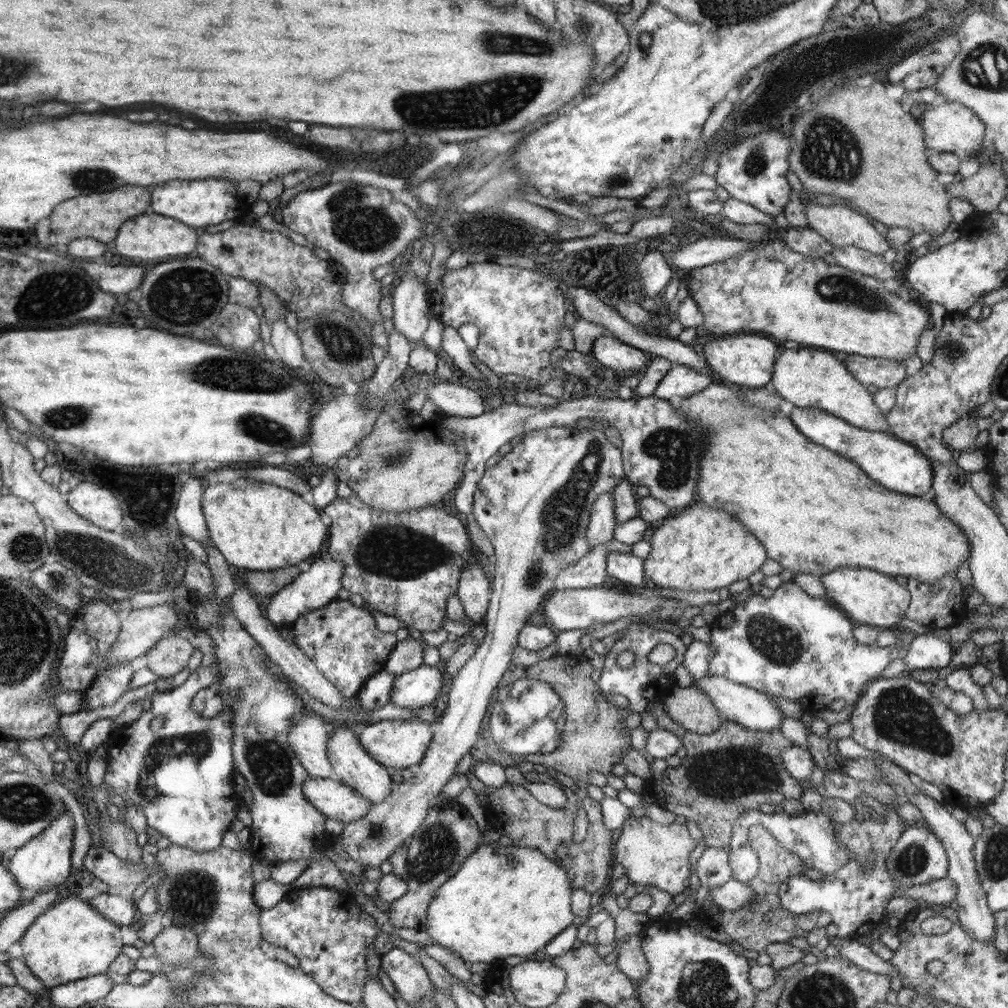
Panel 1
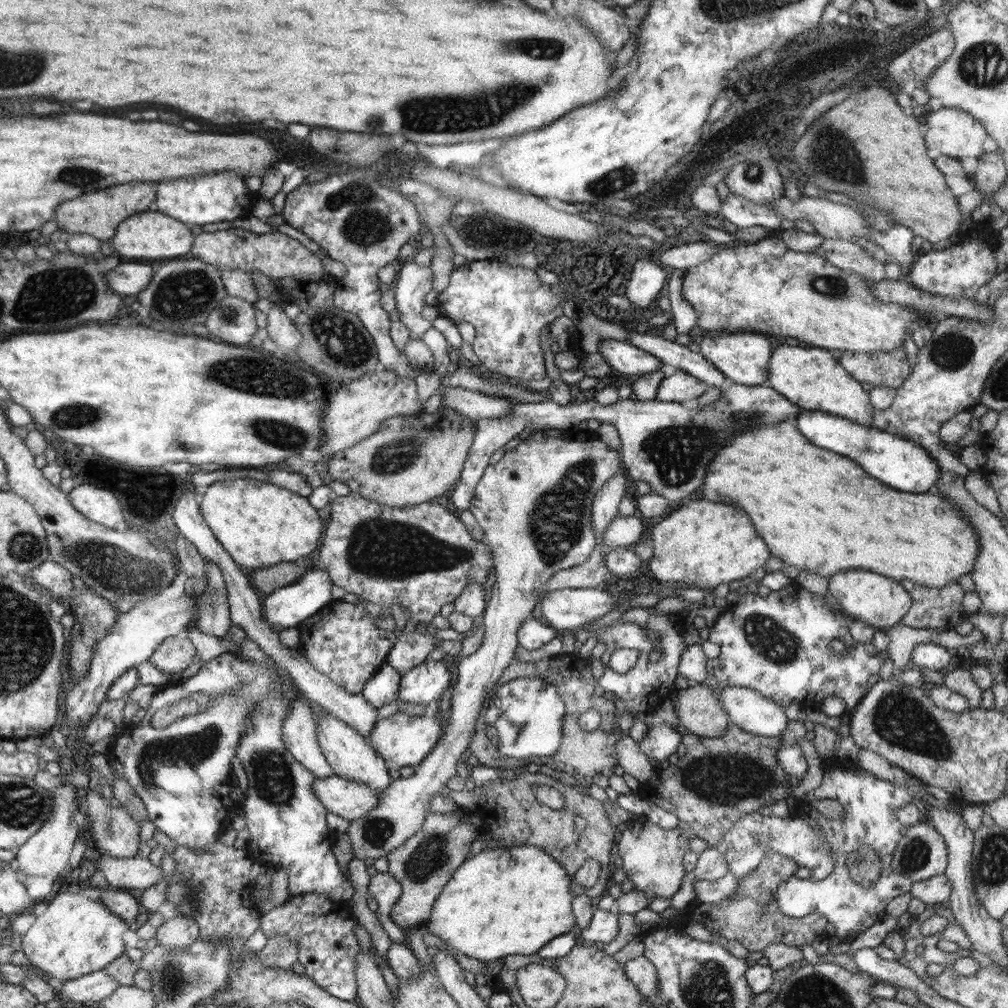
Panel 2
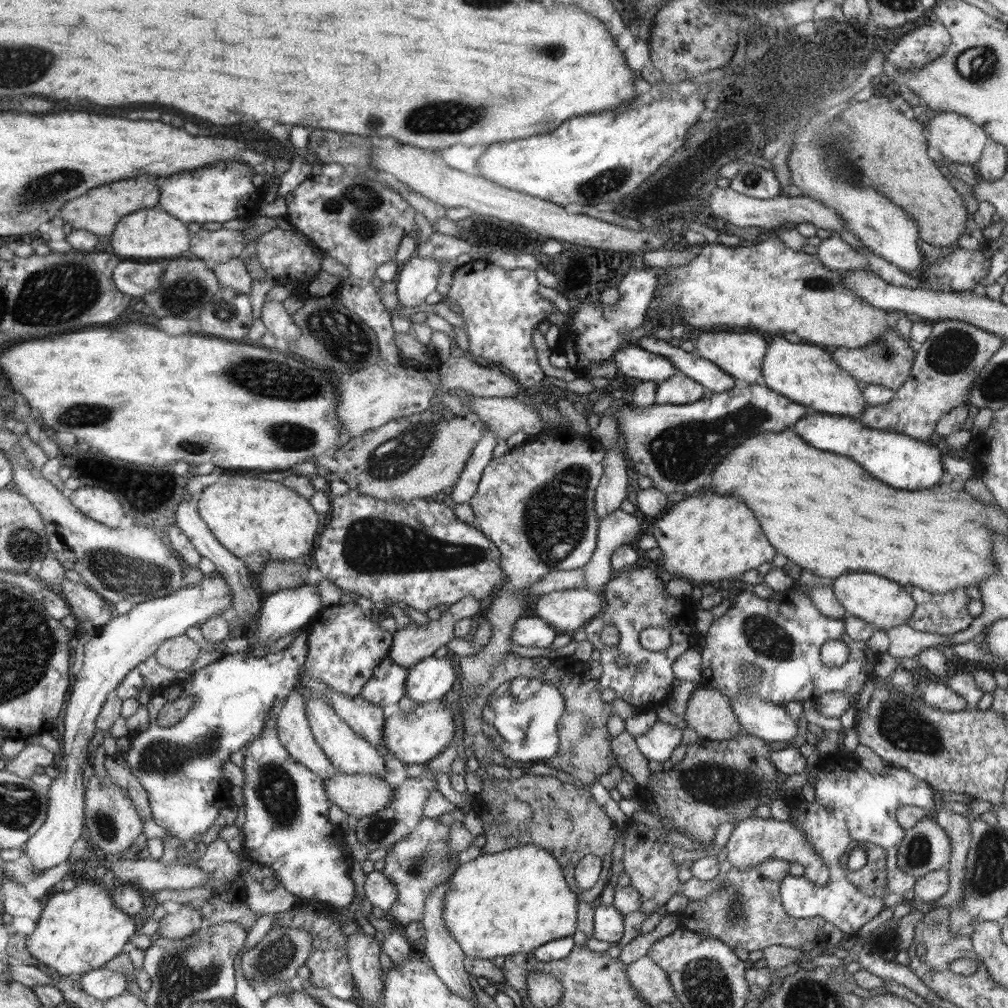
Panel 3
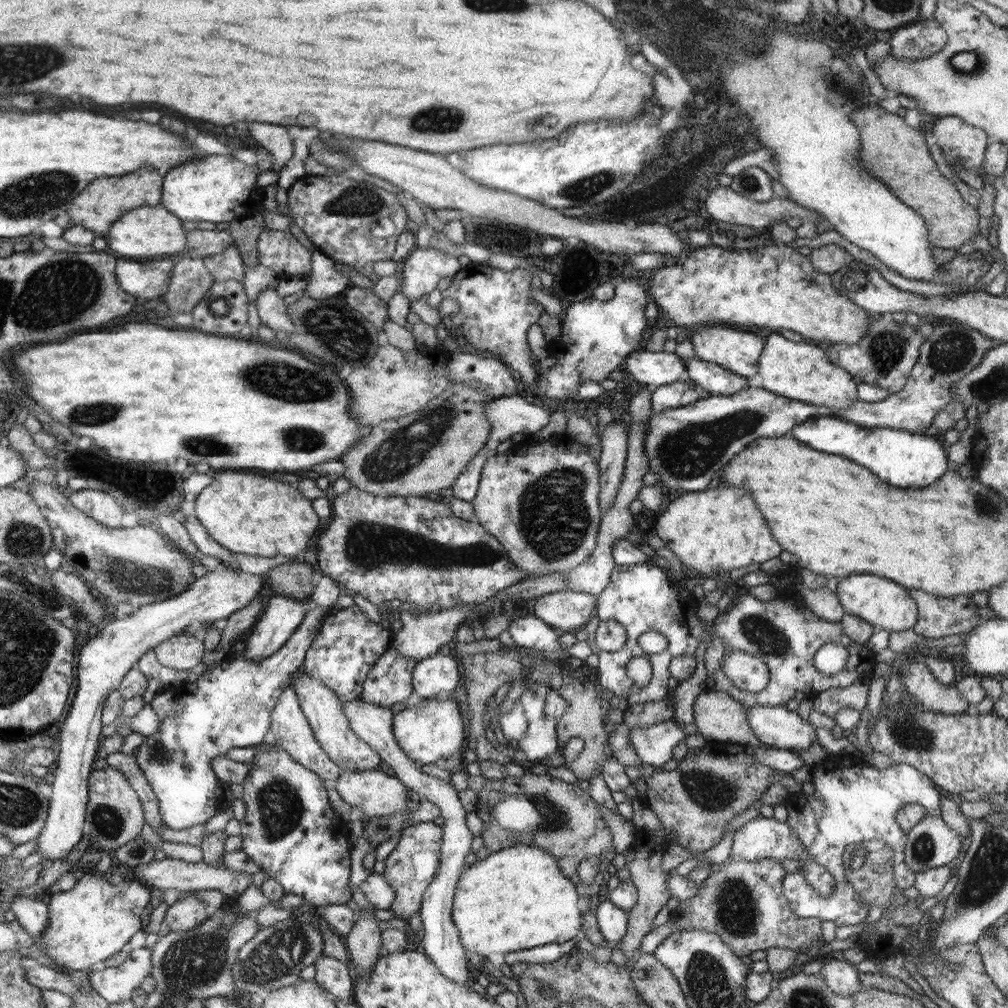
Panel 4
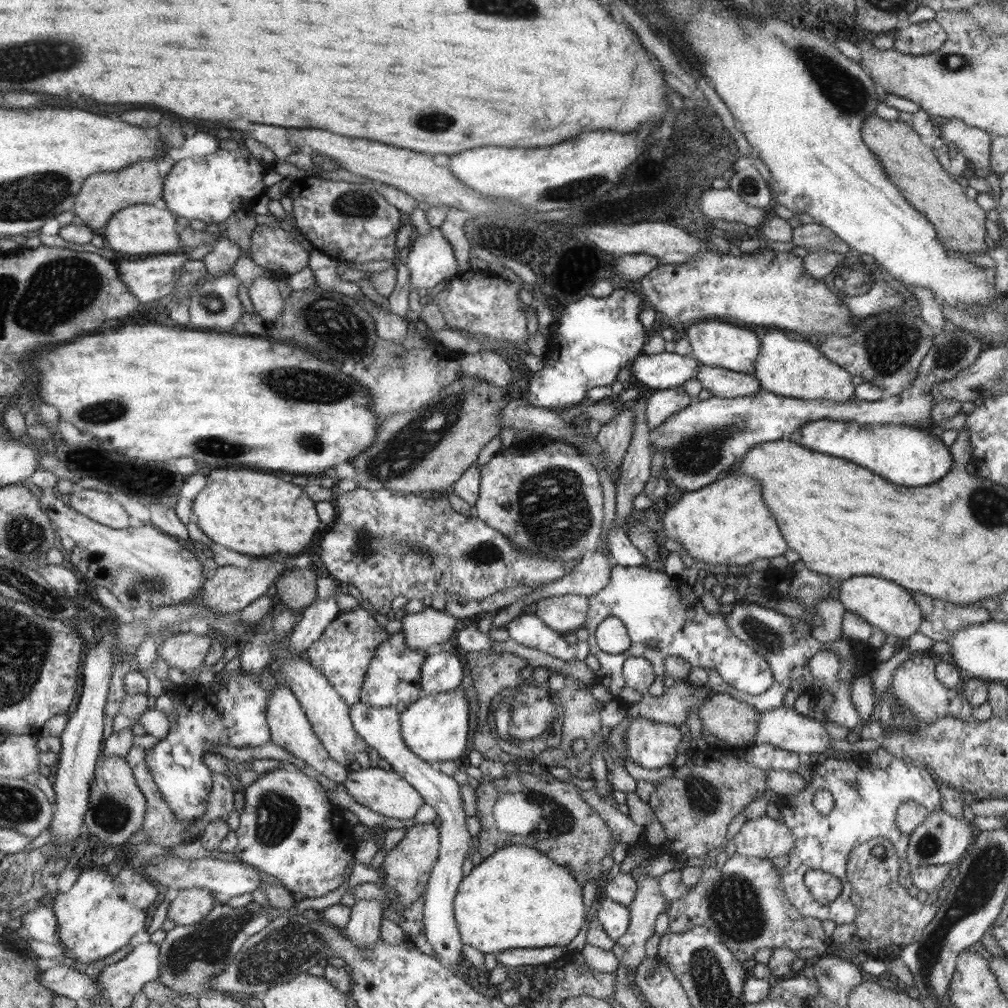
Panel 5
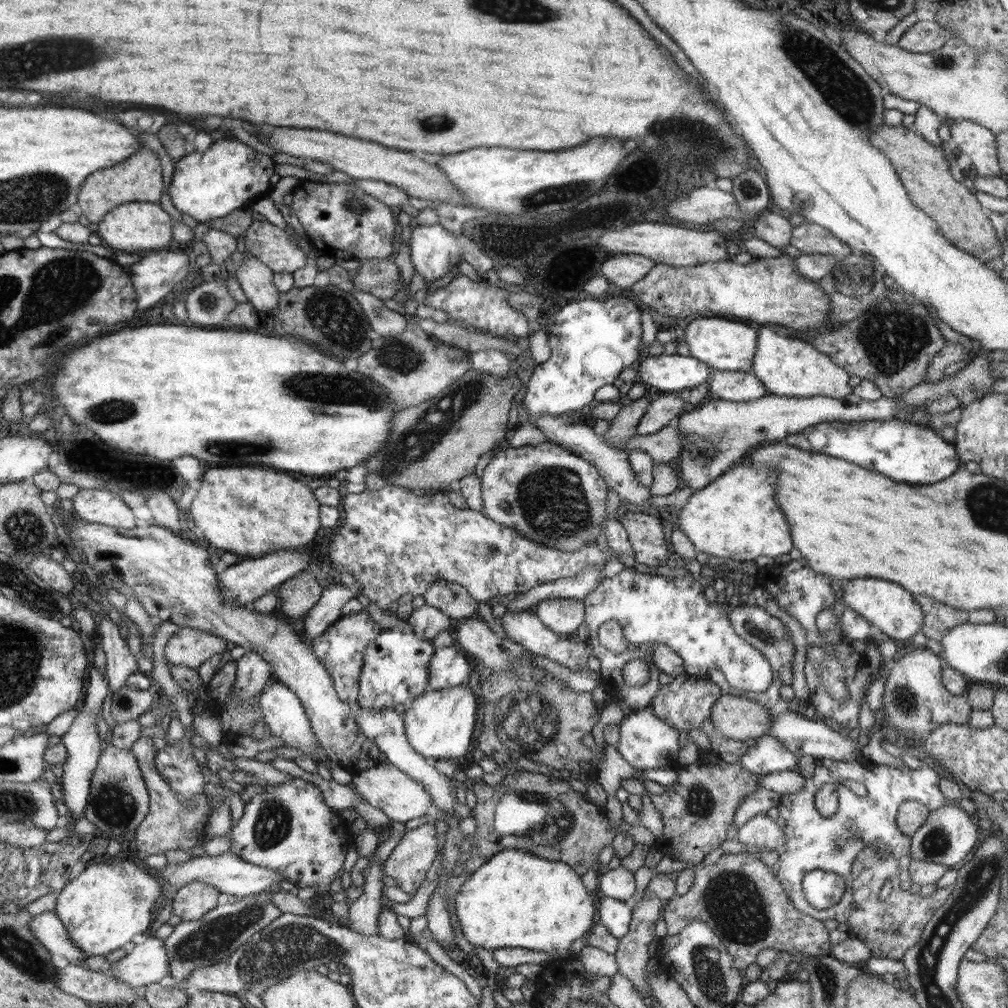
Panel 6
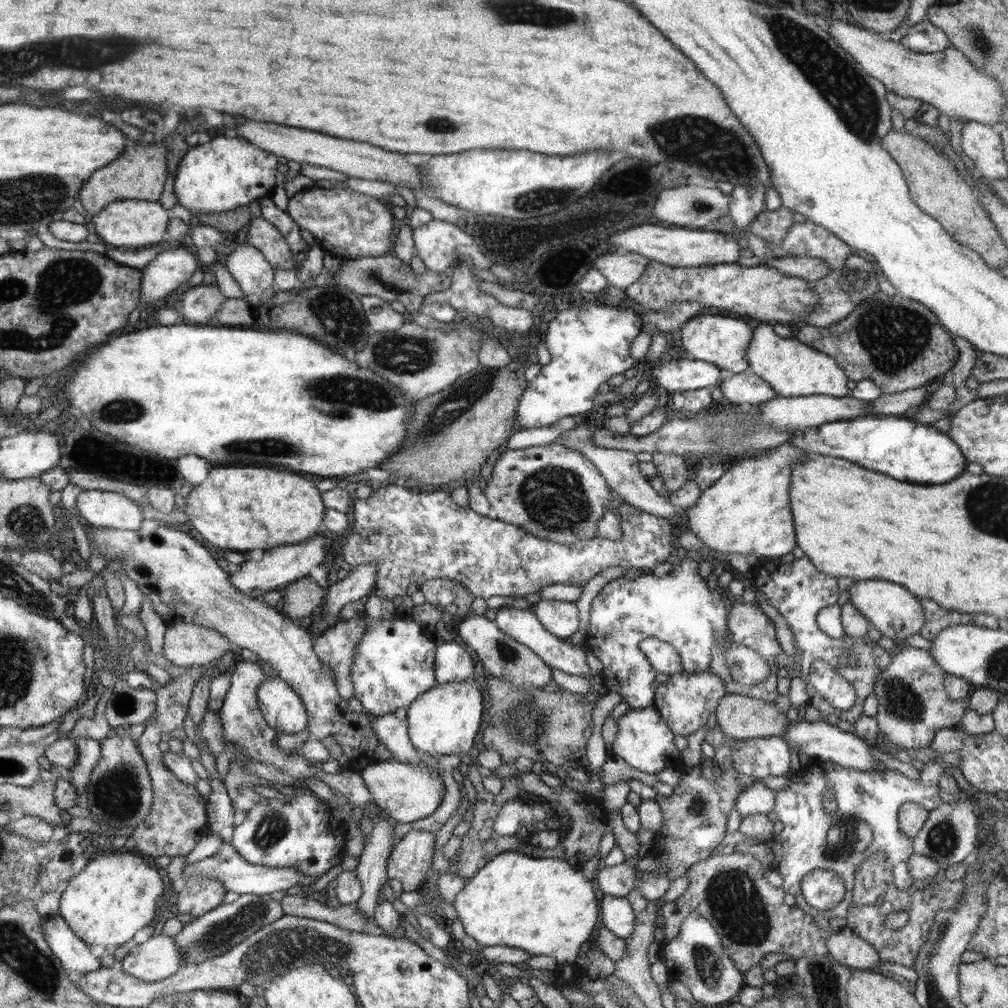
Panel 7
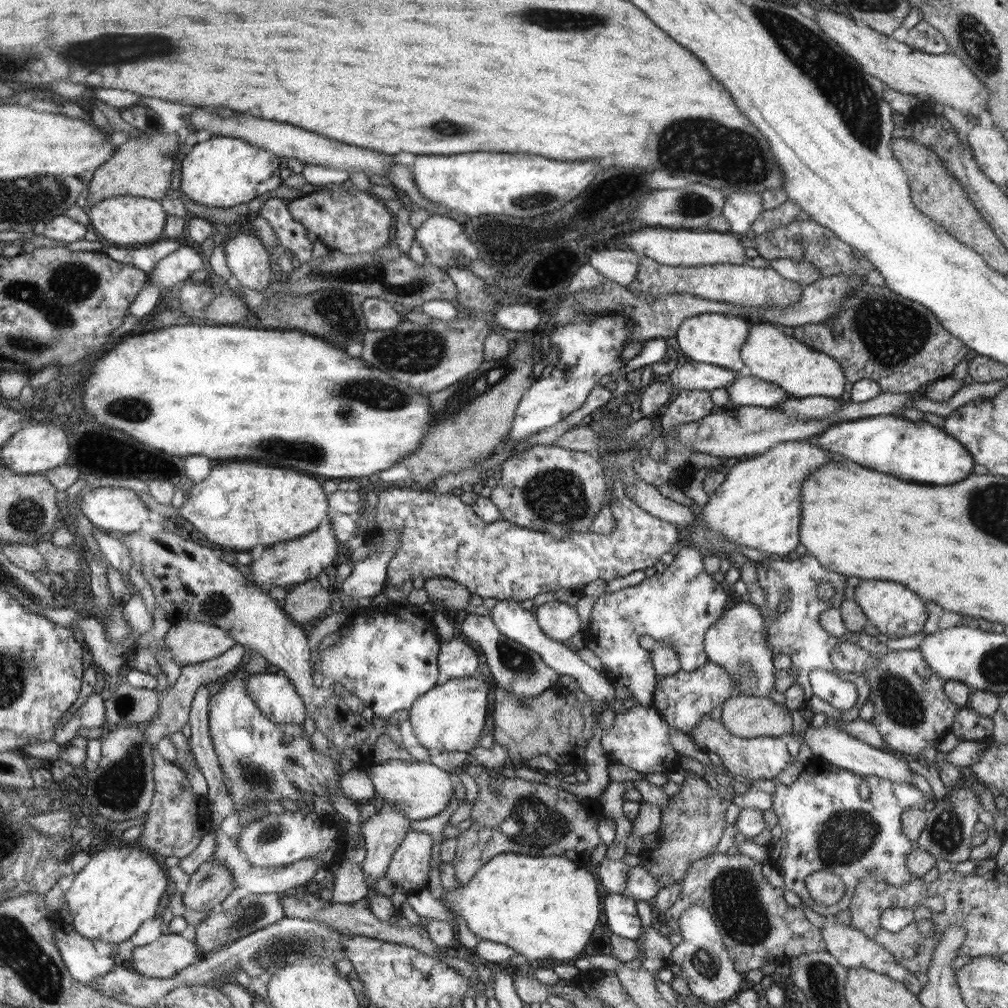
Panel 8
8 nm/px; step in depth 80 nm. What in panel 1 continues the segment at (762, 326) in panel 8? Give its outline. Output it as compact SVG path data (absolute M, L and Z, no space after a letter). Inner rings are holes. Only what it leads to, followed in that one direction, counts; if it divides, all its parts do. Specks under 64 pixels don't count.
M810 347L802 350L786 349L777 355L773 372L770 382L774 392L784 399L787 406L819 408L855 427L893 434L885 413L878 408L867 386L846 369L840 355Z

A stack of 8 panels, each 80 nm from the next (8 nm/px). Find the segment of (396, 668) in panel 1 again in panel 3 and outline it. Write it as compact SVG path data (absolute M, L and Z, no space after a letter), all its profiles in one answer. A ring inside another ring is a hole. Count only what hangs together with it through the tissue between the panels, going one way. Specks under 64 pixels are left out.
M466 596L466 599L458 600L458 603L452 604L447 612L442 613L439 620L431 621L425 626L421 626L414 622L405 626L402 630L397 630L394 634L394 642L390 648L390 659L397 662L400 666L412 668L418 662L434 656L435 652L443 646L446 646L454 637L453 624L458 620L472 619L473 616L478 614L480 609L480 601Z

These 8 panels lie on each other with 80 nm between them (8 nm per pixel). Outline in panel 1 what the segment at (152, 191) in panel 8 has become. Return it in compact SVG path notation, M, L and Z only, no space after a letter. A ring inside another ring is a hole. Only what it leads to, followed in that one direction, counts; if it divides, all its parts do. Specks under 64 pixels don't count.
M152 186L120 187L110 192L77 196L68 200L66 204L58 204L58 212L50 216L50 230L64 245L80 238L90 238L100 240L109 246L117 239L120 227L127 220L153 212L151 200Z

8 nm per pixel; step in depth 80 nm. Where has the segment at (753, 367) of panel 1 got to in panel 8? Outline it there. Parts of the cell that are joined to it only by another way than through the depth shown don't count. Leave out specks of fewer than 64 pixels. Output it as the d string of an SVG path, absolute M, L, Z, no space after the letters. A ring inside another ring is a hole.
M704 313L690 316L682 322L674 336L682 349L682 355L688 360L713 364L734 372L744 373L745 364L740 356L740 349L749 335L745 316L724 316L720 313Z

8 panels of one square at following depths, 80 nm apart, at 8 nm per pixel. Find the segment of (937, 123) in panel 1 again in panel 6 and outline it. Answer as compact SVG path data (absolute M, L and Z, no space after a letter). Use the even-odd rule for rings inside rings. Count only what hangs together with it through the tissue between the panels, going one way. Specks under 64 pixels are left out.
M966 120L949 122L951 140L960 153L970 157L978 176L1005 176L1001 172L996 146L996 134Z

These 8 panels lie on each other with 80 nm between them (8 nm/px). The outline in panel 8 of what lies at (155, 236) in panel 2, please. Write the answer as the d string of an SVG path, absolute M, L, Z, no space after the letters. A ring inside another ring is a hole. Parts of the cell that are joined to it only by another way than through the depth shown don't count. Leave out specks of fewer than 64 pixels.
M113 196L105 198L92 206L88 206L89 221L98 236L104 238L108 244L116 246L132 246L132 244L148 244L156 242L162 234L165 234L164 222L166 212L161 202L142 198L140 196Z

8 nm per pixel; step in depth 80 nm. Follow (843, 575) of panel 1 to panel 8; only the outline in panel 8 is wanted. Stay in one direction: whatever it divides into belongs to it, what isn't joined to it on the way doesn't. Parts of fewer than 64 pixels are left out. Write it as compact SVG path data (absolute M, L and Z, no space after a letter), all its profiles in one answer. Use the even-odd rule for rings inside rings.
M859 580L854 581L854 587L854 601L862 609L867 620L878 627L882 634L890 639L898 639L923 632L924 624L928 620L926 602L906 586L888 580Z

